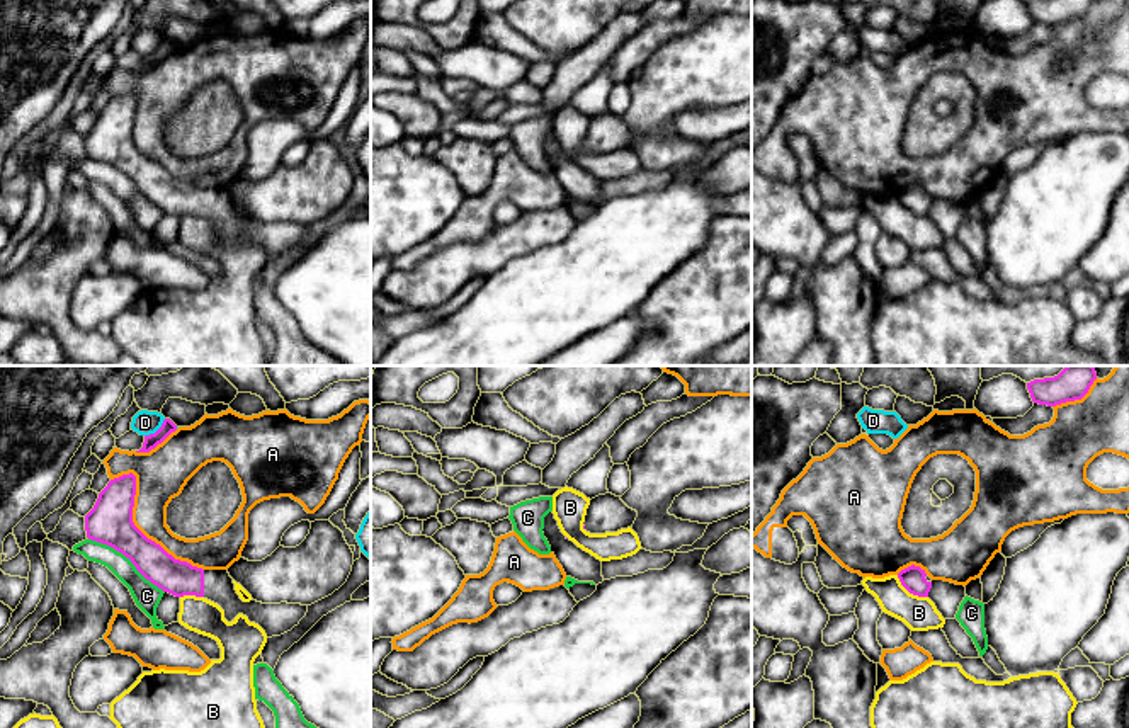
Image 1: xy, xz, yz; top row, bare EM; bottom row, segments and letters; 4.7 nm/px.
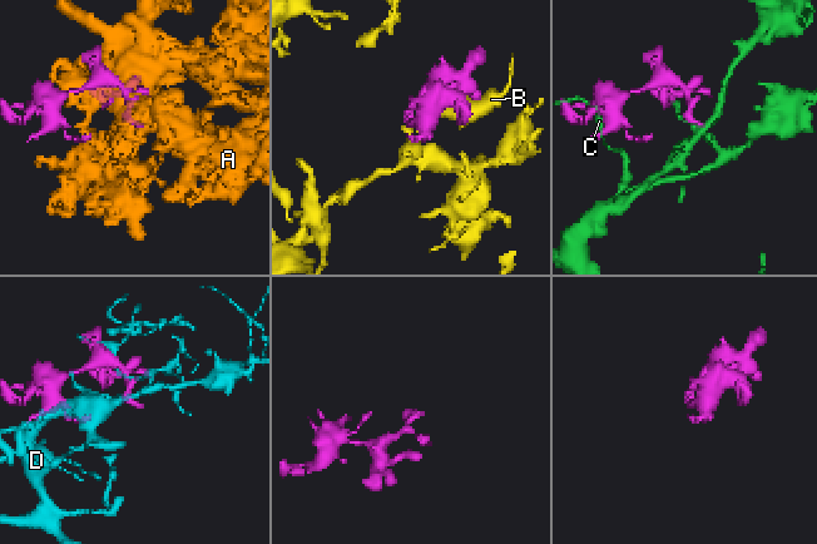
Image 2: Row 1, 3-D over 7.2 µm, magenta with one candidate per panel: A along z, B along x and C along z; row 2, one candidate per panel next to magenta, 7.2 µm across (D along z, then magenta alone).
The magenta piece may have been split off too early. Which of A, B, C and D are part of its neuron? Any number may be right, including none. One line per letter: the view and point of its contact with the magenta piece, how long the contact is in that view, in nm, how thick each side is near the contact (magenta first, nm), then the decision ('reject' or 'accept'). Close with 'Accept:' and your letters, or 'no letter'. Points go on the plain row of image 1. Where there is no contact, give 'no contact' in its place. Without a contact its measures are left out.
A: meets magenta in xy at (133, 142); contact 600 nm long; 200 nm thick on the magenta side, 220 nm on the other; reject
B: meets magenta in yz at (910, 211); contact 190 nm long; 110 nm thick on the magenta side, 160 nm on the other; reject
C: meets magenta in xy at (128, 176); contact 440 nm long; 200 nm thick on the magenta side, 130 nm on the other; reject
D: meets magenta in xy at (157, 50); contact 130 nm long; 70 nm thick on the magenta side, 120 nm on the other; reject
Accept: no letter

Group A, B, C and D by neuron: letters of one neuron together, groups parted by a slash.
A / B / C / D

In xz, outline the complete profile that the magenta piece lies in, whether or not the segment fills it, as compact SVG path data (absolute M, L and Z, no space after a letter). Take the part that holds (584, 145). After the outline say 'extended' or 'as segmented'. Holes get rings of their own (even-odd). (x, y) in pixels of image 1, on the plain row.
M612 112L599 114L590 119L583 148L590 153L617 151L633 148L638 131L629 128L621 116Z | extended

